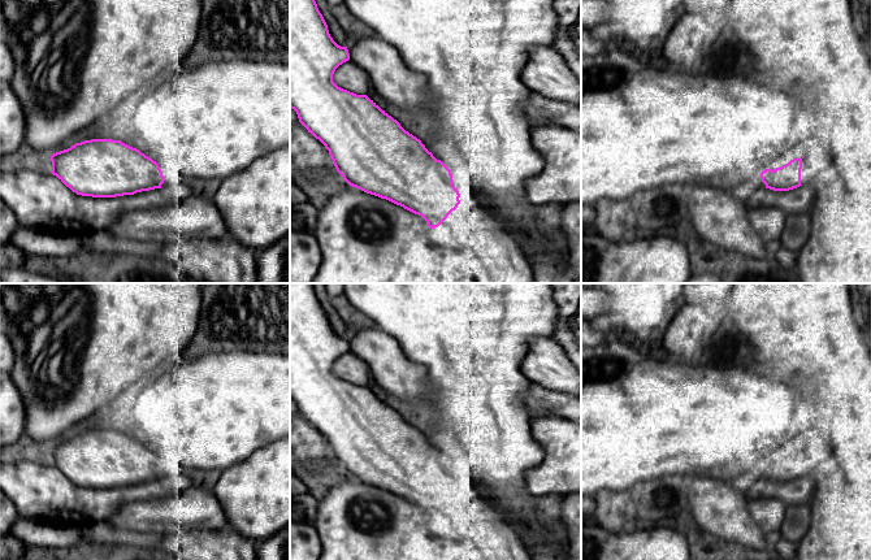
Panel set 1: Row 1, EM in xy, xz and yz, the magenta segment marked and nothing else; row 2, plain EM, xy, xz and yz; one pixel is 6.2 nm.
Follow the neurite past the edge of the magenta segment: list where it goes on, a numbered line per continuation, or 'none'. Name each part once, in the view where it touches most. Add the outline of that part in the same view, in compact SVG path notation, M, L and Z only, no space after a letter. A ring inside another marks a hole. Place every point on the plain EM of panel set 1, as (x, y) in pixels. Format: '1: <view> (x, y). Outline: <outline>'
1: xz (472, 517). Outline: M462 487L459 489L460 495L452 502L447 509L434 520L430 520L430 530L436 535L448 537L454 539L465 539L472 542L481 555L481 560L532 560L529 554L523 546L519 537L517 529L506 520L500 513L495 511L491 502L484 495L481 490L465 492Z

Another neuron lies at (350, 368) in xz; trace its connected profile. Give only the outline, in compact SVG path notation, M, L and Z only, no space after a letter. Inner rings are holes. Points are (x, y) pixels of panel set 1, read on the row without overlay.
M350 351L335 360L333 373L338 378L356 386L367 386L370 377L369 366L365 364L365 361Z

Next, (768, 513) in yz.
M760 498L749 503L749 511L763 534L780 530L786 504L776 498Z

